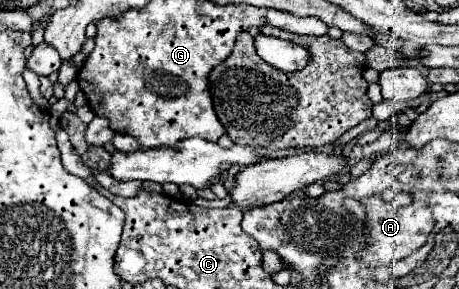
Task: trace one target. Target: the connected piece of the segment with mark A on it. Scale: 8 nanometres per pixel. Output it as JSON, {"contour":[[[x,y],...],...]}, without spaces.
{"contour":[[[368,197],[364,201],[364,207],[368,215],[366,217],[368,219],[368,227],[366,227],[368,247],[362,251],[362,259],[364,263],[372,267],[400,261],[408,257],[412,251],[420,249],[426,243],[426,235],[430,233],[434,225],[432,211],[424,203],[410,203],[406,207],[394,207],[390,203],[384,203],[380,197]]]}

